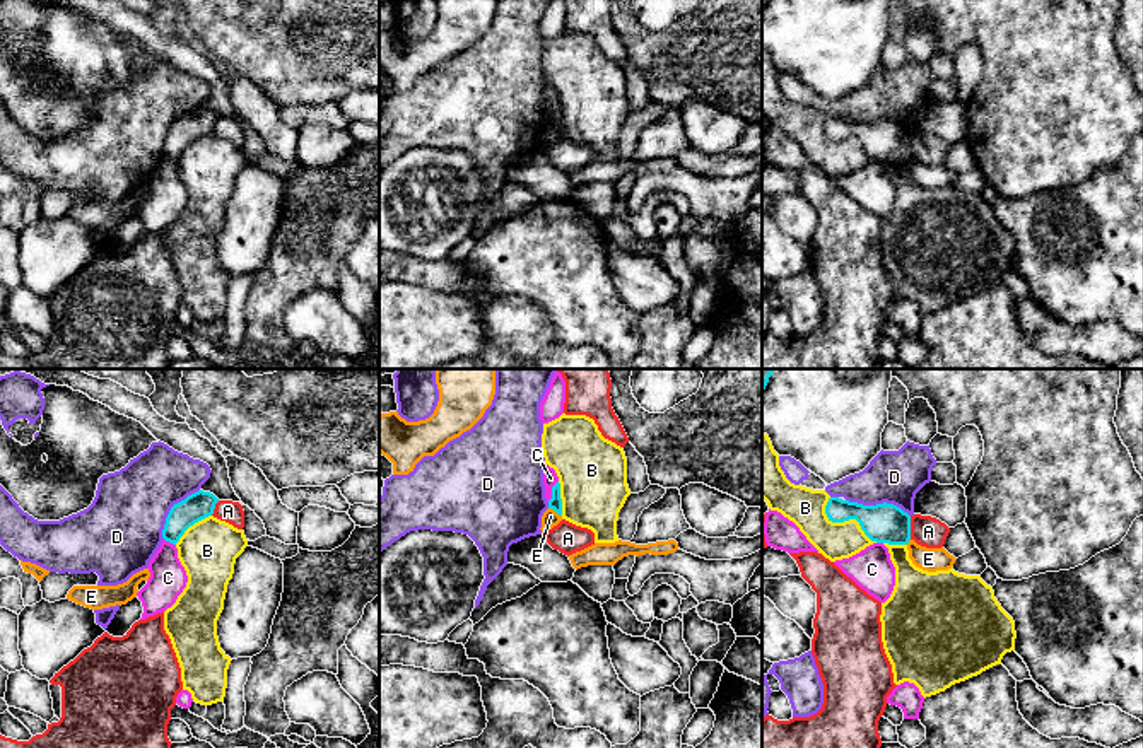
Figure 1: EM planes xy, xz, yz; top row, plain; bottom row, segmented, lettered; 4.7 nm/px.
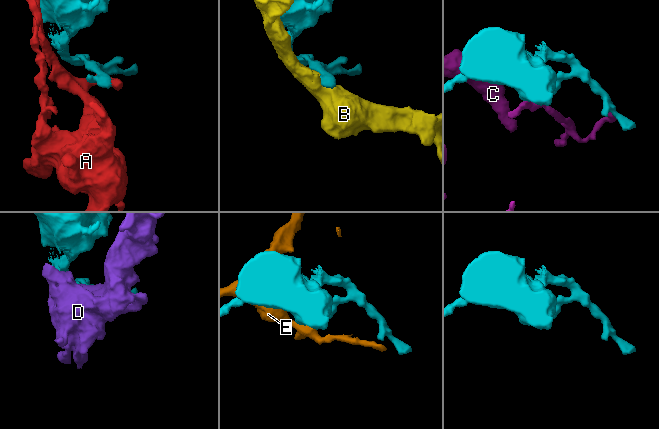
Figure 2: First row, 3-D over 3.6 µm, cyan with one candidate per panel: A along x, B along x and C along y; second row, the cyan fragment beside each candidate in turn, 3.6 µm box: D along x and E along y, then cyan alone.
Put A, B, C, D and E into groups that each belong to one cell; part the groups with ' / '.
A / B / C / D / E

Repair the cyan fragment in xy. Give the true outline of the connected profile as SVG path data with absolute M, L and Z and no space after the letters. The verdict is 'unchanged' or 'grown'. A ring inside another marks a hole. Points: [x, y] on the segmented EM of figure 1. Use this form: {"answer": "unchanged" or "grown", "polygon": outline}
{"answer": "unchanged", "polygon": "M198 490L174 504L166 517L162 538L176 545L190 526L214 514L217 502L214 494Z"}

